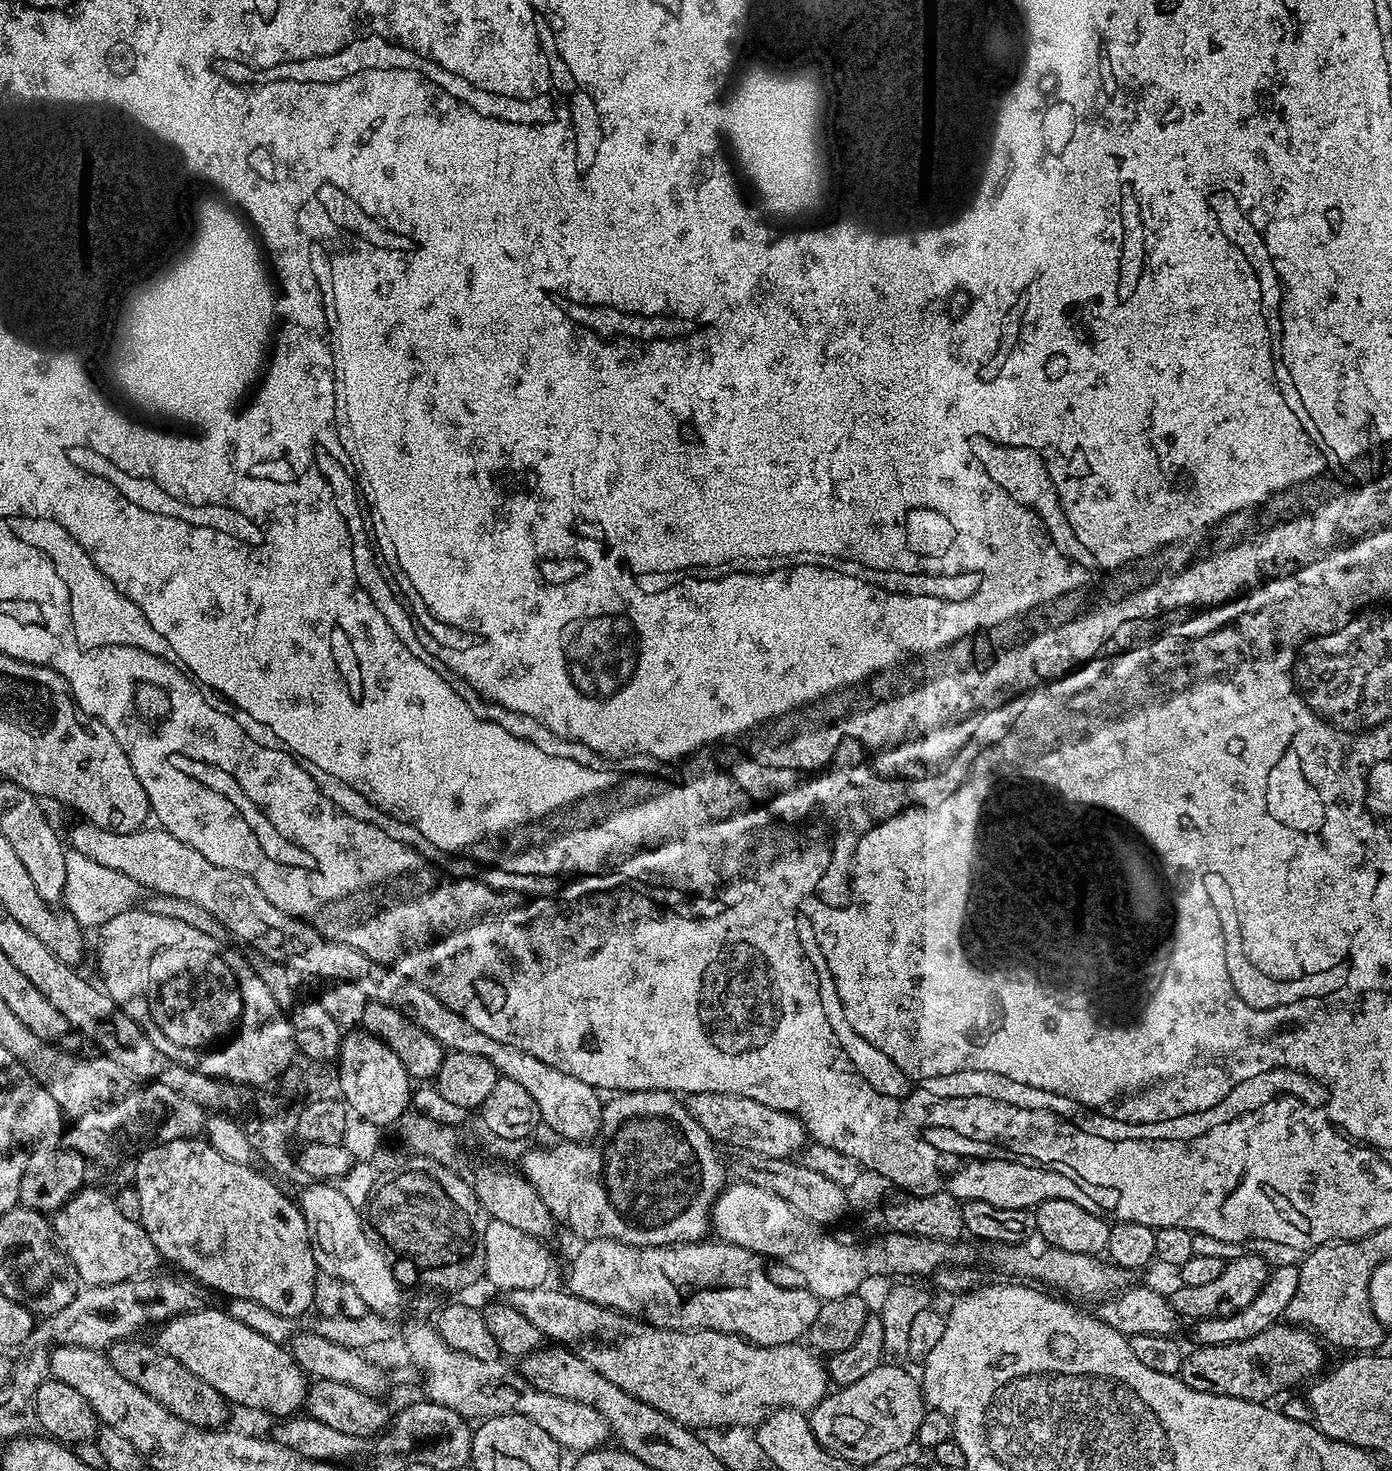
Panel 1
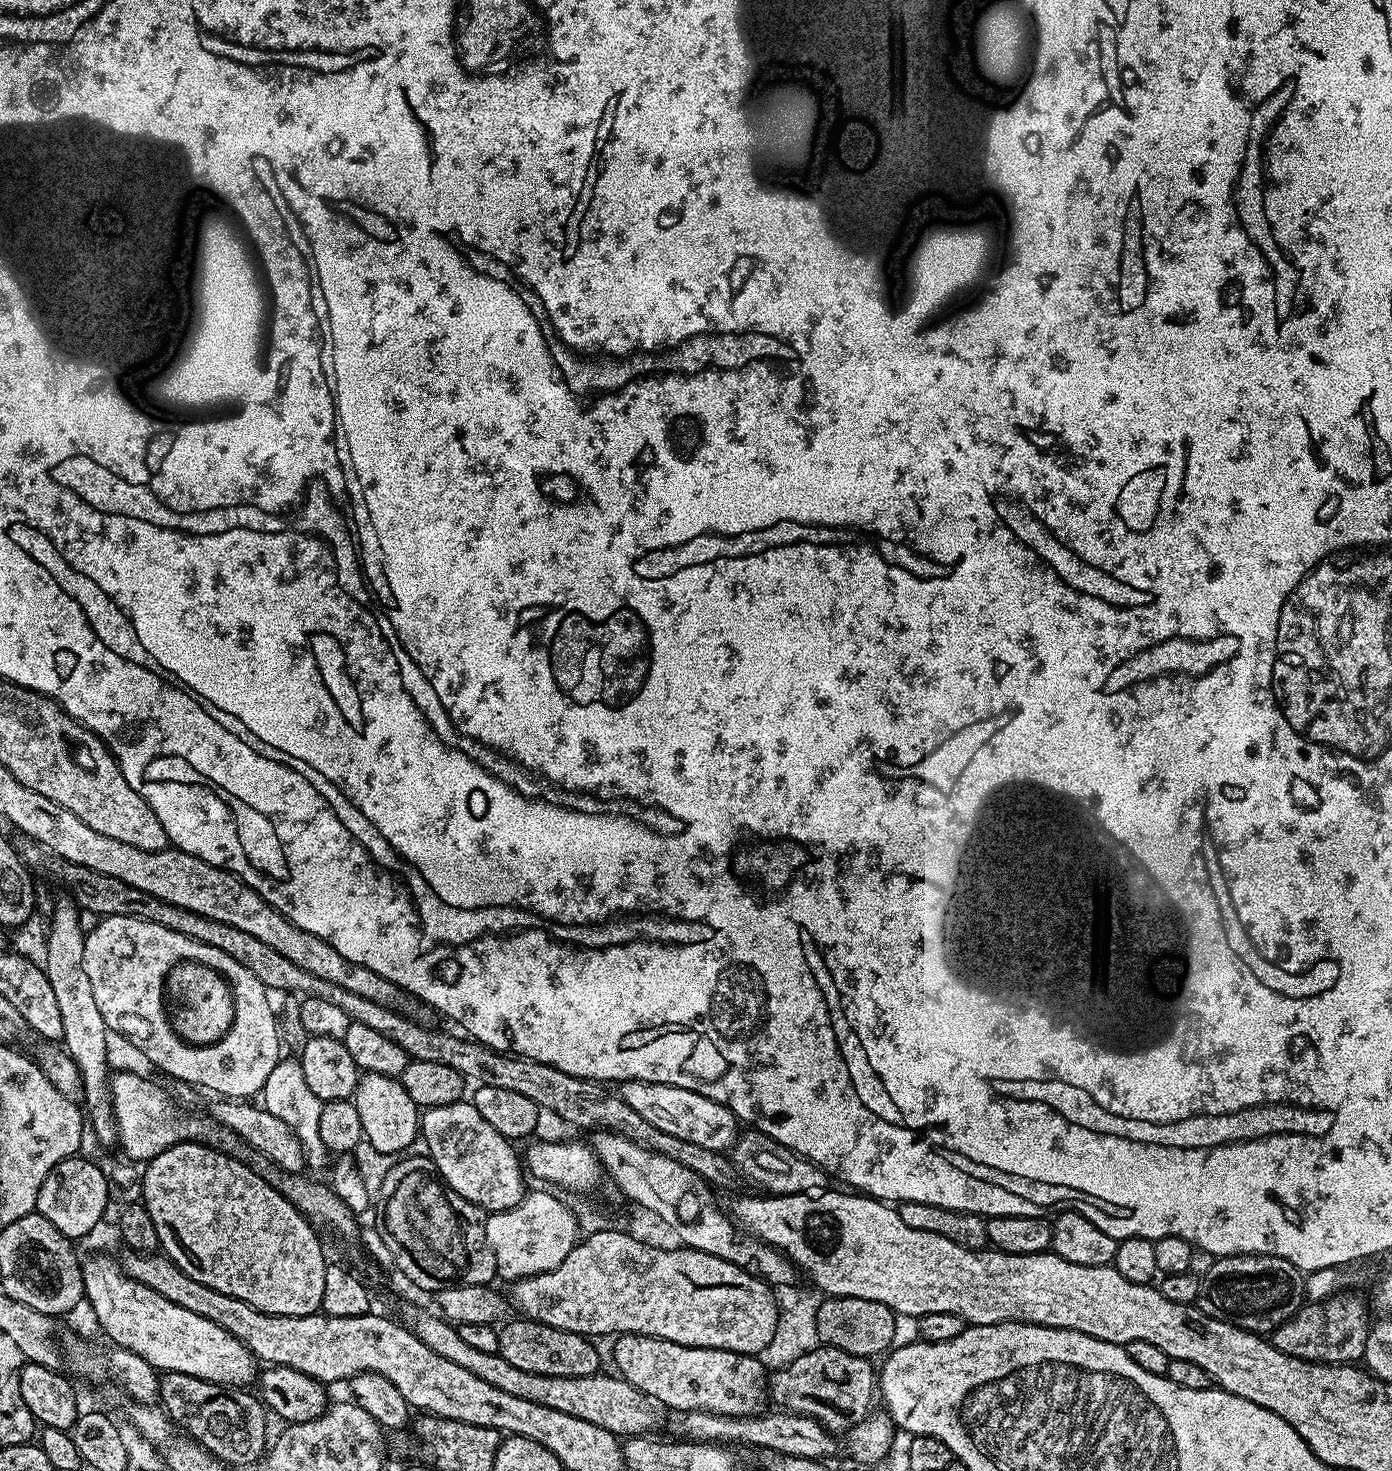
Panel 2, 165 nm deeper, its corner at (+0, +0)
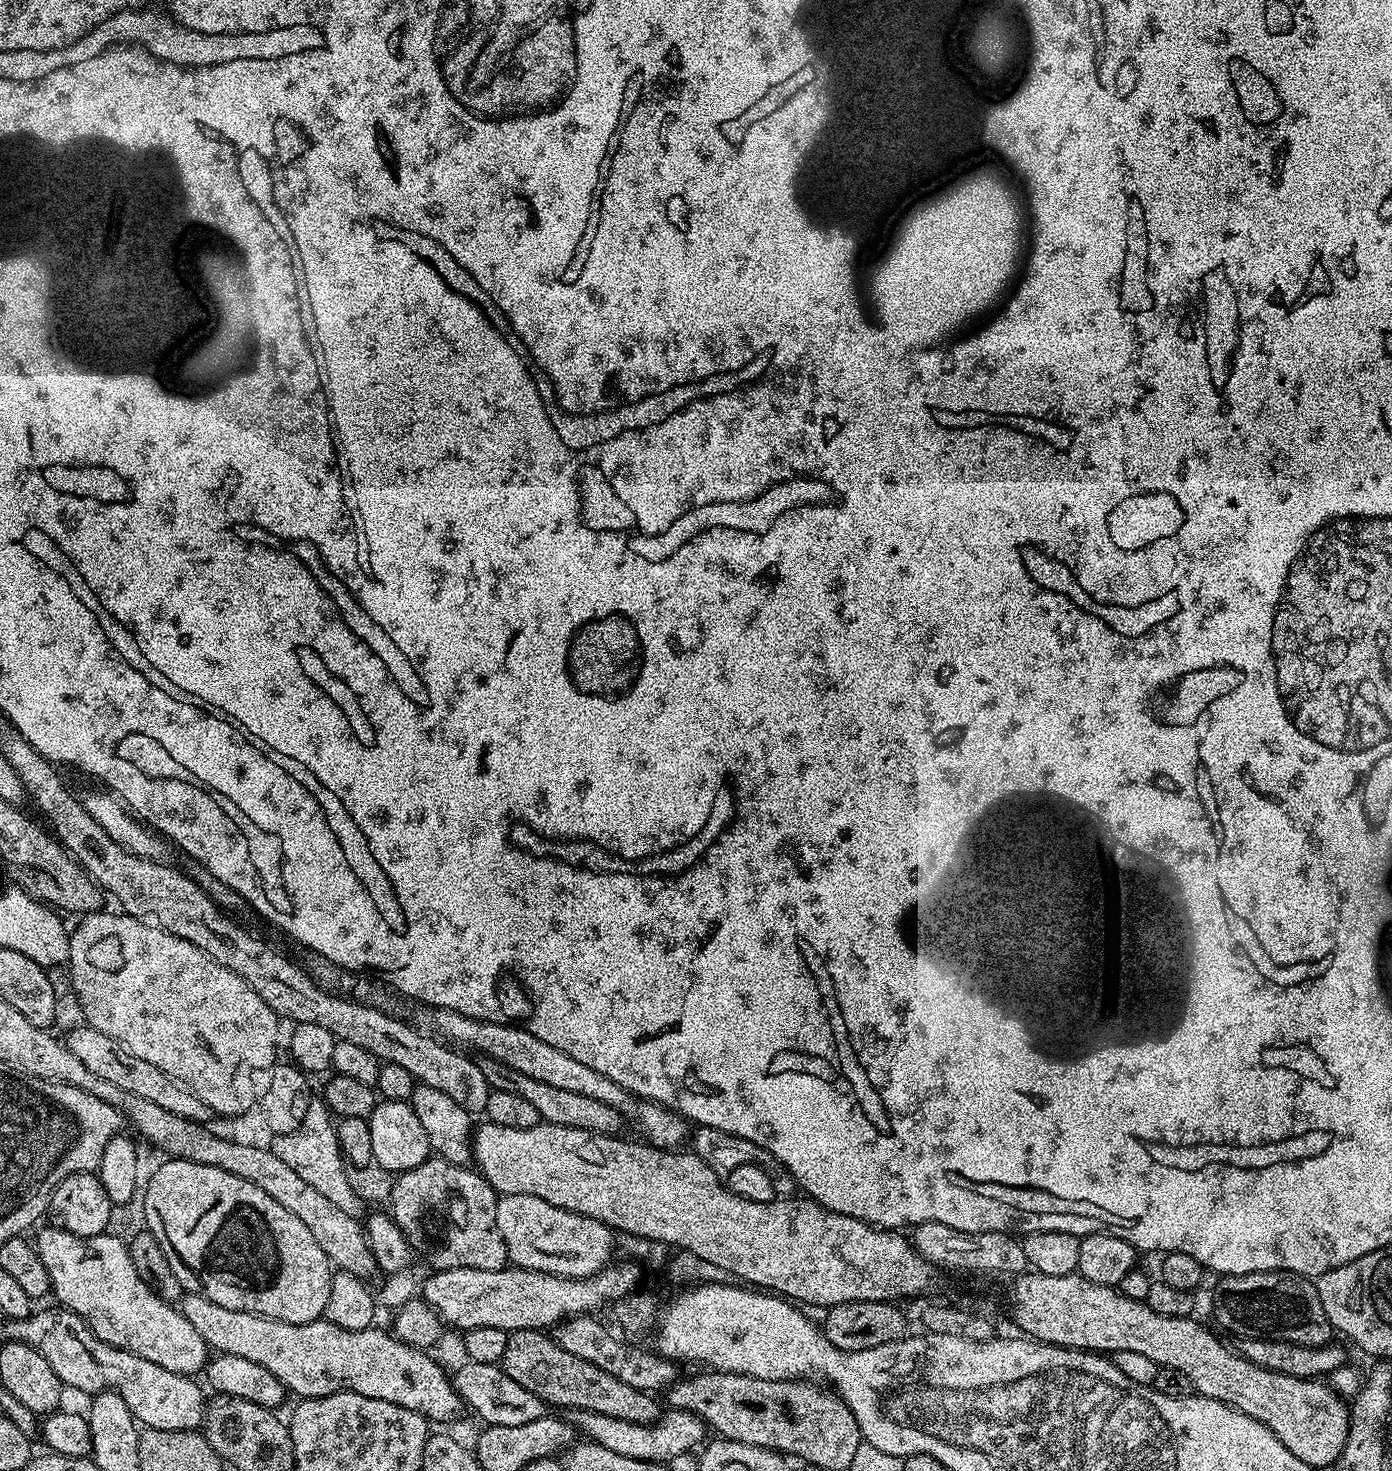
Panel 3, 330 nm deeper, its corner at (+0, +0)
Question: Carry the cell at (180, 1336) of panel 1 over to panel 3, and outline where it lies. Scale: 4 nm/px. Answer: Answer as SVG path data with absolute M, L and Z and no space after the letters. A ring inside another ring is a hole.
M55 1226L47 1227L39 1229L41 1232L34 1236L34 1243L36 1253L42 1258L42 1266L46 1266L50 1274L51 1295L56 1296L55 1303L59 1307L68 1308L82 1317L93 1334L102 1338L102 1342L115 1348L125 1348L127 1352L146 1358L146 1362L162 1366L162 1370L192 1376L203 1369L210 1359L210 1349L202 1334L198 1334L198 1330L194 1330L194 1326L186 1322L179 1307L173 1306L161 1296L155 1296L150 1286L146 1286L146 1282L138 1278L138 1270L134 1270L134 1262L130 1262L128 1245L123 1239L120 1241L113 1234L75 1236Z

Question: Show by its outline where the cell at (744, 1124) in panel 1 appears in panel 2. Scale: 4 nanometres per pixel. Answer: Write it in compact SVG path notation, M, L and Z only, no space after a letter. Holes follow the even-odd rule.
M641 1080L623 1081L619 1085L618 1094L622 1102L632 1107L641 1118L646 1118L650 1126L658 1126L658 1130L674 1134L674 1138L683 1138L686 1142L695 1142L697 1146L702 1146L706 1150L722 1153L727 1153L736 1142L736 1116L729 1108L722 1106L722 1102L714 1102L714 1098L694 1094L694 1090L682 1090L678 1086Z

